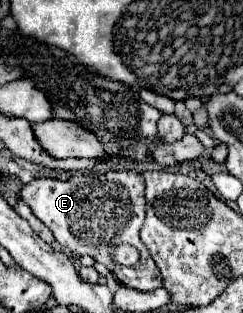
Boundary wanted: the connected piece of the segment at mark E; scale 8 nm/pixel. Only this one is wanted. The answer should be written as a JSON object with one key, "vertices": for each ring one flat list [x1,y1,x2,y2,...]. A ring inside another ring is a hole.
{"vertices":[[120,169,106,173,76,173,68,181,32,179,22,187,20,199,32,209,32,215,54,233,58,245,70,249,74,255,94,257,94,261,106,265,114,273,120,285,136,291,154,291,162,287,162,275,138,235,146,213,144,179,140,173],[120,243,130,243,140,251,140,261,136,265,122,267,110,259,112,247]]}

